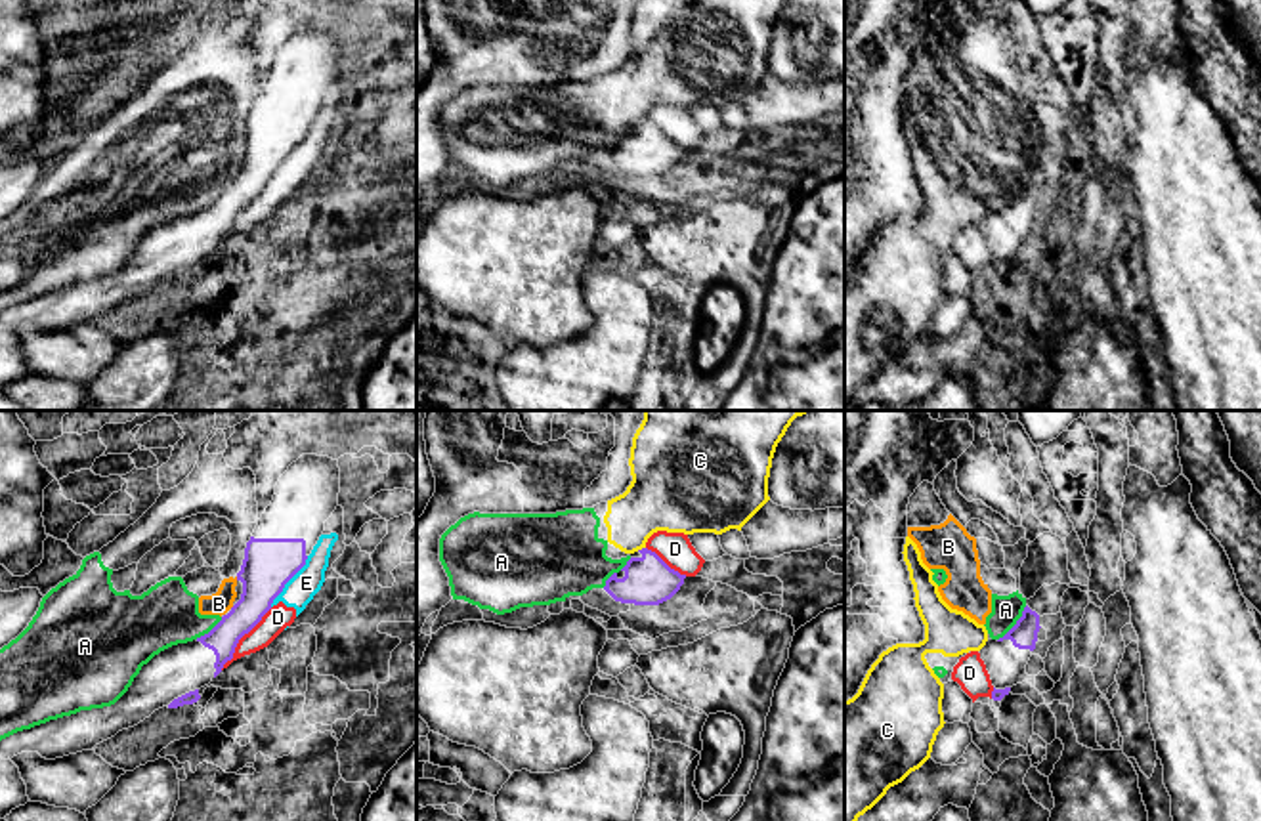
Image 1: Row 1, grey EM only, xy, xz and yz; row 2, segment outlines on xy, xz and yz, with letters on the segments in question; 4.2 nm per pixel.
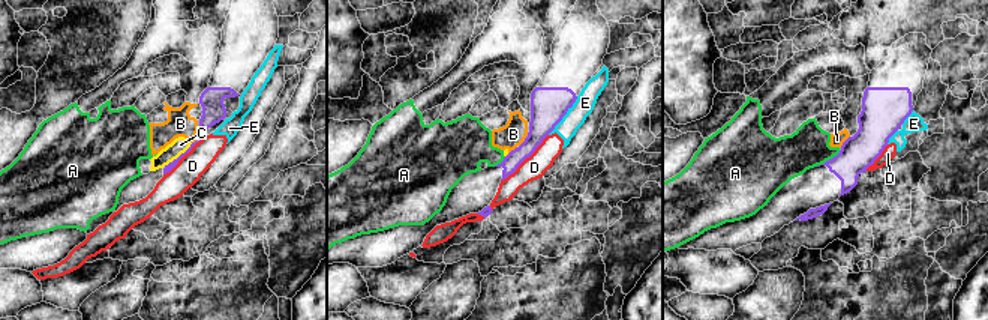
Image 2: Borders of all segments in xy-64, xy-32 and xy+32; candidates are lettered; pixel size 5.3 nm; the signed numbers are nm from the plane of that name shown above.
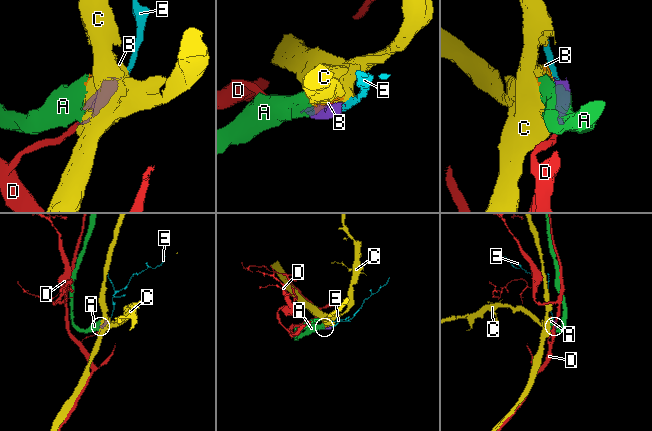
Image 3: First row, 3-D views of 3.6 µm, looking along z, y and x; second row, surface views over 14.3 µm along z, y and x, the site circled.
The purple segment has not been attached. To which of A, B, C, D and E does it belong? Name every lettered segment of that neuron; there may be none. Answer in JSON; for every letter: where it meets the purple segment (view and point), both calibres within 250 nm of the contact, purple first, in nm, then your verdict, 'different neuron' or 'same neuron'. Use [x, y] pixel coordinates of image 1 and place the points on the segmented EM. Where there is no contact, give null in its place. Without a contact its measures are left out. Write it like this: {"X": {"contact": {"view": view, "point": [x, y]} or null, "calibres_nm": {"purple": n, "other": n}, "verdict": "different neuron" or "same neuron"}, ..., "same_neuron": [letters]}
{"A": {"contact": {"view": "yz", "point": [1017, 623]}, "calibres_nm": {"purple": 110, "other": 130}, "verdict": "different neuron"}, "B": {"contact": null, "verdict": "different neuron"}, "C": {"contact": {"view": "xz", "point": [642, 548]}, "calibres_nm": {"purple": 200, "other": 300}, "verdict": "different neuron"}, "D": {"contact": {"view": "xy", "point": [241, 636]}, "calibres_nm": {"purple": 180, "other": 100}, "verdict": "different neuron"}, "E": {"contact": {"view": "xy", "point": [289, 579]}, "calibres_nm": {"purple": 220, "other": 120}, "verdict": "different neuron"}, "same_neuron": []}

